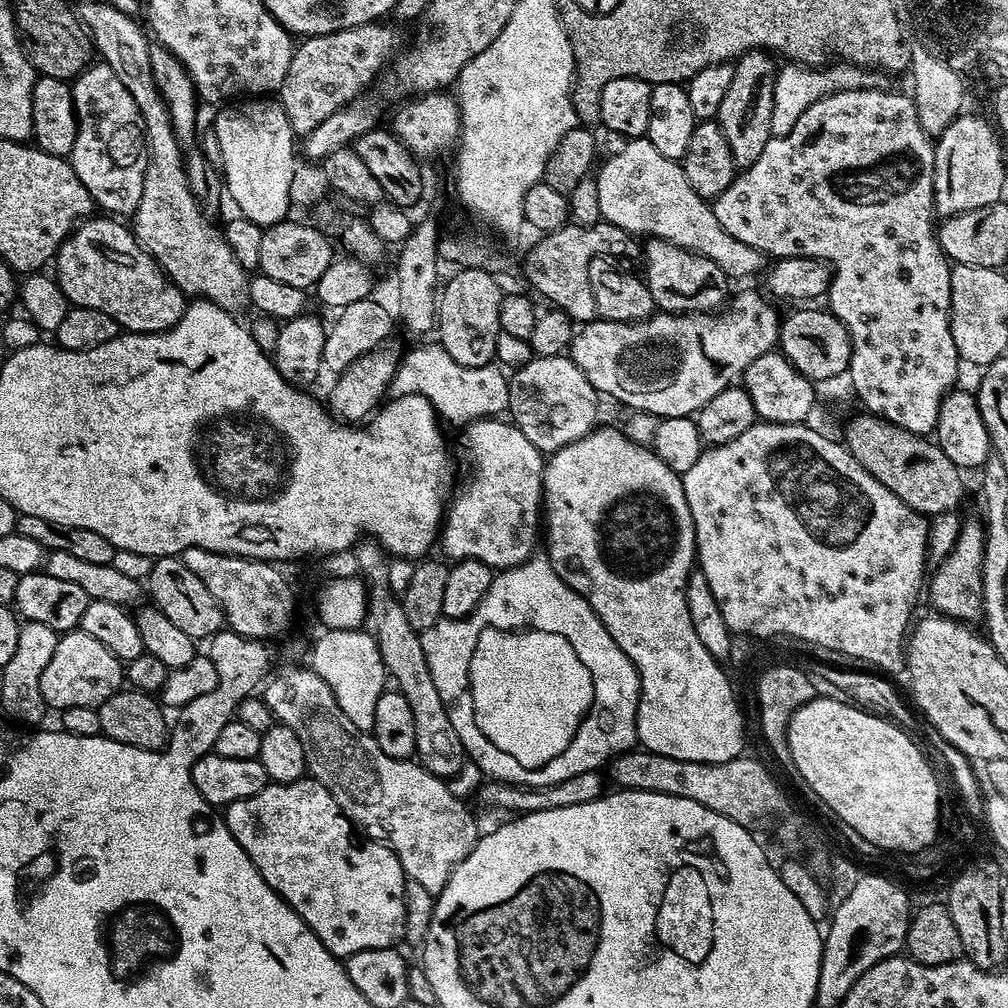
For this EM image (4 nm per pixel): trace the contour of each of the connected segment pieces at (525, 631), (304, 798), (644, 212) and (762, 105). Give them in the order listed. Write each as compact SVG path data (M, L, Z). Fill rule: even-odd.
M533 554L528 557L522 564L517 564L515 568L503 569L499 574L493 575L492 585L490 590L486 590L486 594L482 598L480 605L476 607L469 614L464 616L460 620L445 620L441 618L433 628L428 628L424 632L420 633L420 641L422 642L422 650L426 650L426 662L430 666L430 674L434 678L434 686L438 686L438 694L442 694L442 702L446 706L446 714L450 714L450 722L454 722L454 730L458 730L458 738L462 738L462 746L464 747L467 759L469 761L476 760L476 764L480 768L484 768L485 777L492 780L503 780L506 784L525 784L531 788L546 788L550 784L557 784L562 782L566 776L573 776L578 774L581 770L585 772L595 772L603 769L613 758L621 756L623 752L633 751L637 747L638 741L636 738L636 707L640 701L640 676L636 672L636 667L630 662L630 658L622 649L618 646L618 642L614 642L614 638L610 638L610 634L606 630L604 623L596 617L594 610L580 595L573 590L568 583L566 583L562 577L556 571L552 569L552 562L544 554ZM536 748L560 748L560 764L536 764Z
M311 778L293 784L270 782L258 794L227 805L222 815L230 834L234 834L264 881L314 930L326 950L347 958L362 950L390 948L404 940L406 877L398 858L378 840L365 839L364 844L359 844L352 821L334 802L326 786Z
M632 138L625 144L628 145L618 149L604 165L599 165L600 173L599 168L595 173L596 204L607 223L618 226L637 238L664 240L668 244L705 256L714 261L729 278L752 276L760 267L765 267L766 257L763 252L746 246L746 242L738 242L738 238L732 238L726 234L726 230L722 230L718 218L714 218L711 203L694 194L694 186L686 182L683 163L666 158L666 154L660 153L647 138Z
M767 51L745 52L735 61L734 82L730 82L730 90L726 90L722 106L718 106L715 121L720 125L722 134L726 134L726 143L730 146L730 154L734 154L737 169L743 170L758 162L762 150L766 150L766 142L772 140L770 126L770 118L774 114L772 91L778 71L778 64L775 62L777 63Z

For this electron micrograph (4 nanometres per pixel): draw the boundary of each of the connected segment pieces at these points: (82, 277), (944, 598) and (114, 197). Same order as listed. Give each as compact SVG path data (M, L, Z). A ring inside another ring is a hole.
M96 214L77 224L56 251L55 264L54 279L69 305L102 310L102 314L110 314L110 318L128 332L165 332L182 318L186 297L180 287L165 276L156 259L136 241L136 233L131 227L111 215Z
M965 519L960 526L956 544L942 561L935 565L936 573L931 573L926 584L926 596L932 599L937 613L961 622L979 621L984 614L983 592L983 550L985 525L978 519ZM932 580L932 581L931 581Z
M93 62L71 81L72 97L80 129L74 138L70 163L93 201L116 218L133 215L142 202L142 186L148 166L148 142L144 137L142 114L130 98L130 90L114 78L114 70L103 62Z

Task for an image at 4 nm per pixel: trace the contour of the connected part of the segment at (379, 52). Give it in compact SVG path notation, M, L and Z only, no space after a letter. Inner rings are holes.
M373 22L354 26L346 30L338 30L334 34L322 34L321 36L309 36L301 39L295 45L290 62L290 70L286 70L286 78L282 82L278 93L278 101L285 108L290 126L297 137L303 138L318 126L318 122L326 122L330 114L334 114L339 108L345 106L361 95L363 88L368 88L376 80L380 71L389 67L393 59L392 47L396 44L396 32L388 22Z

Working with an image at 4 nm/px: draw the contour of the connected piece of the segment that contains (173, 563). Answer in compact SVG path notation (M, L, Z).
M162 556L155 561L156 564L148 572L146 592L152 595L151 603L159 608L182 634L193 638L211 638L225 627L226 617L220 602L214 594L207 589L198 575L191 572L183 561L176 556Z

